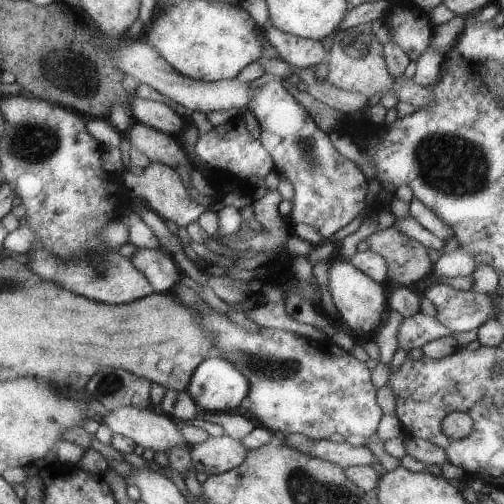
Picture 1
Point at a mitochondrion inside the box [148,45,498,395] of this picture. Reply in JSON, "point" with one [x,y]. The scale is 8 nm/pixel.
{"point":[451,165]}

